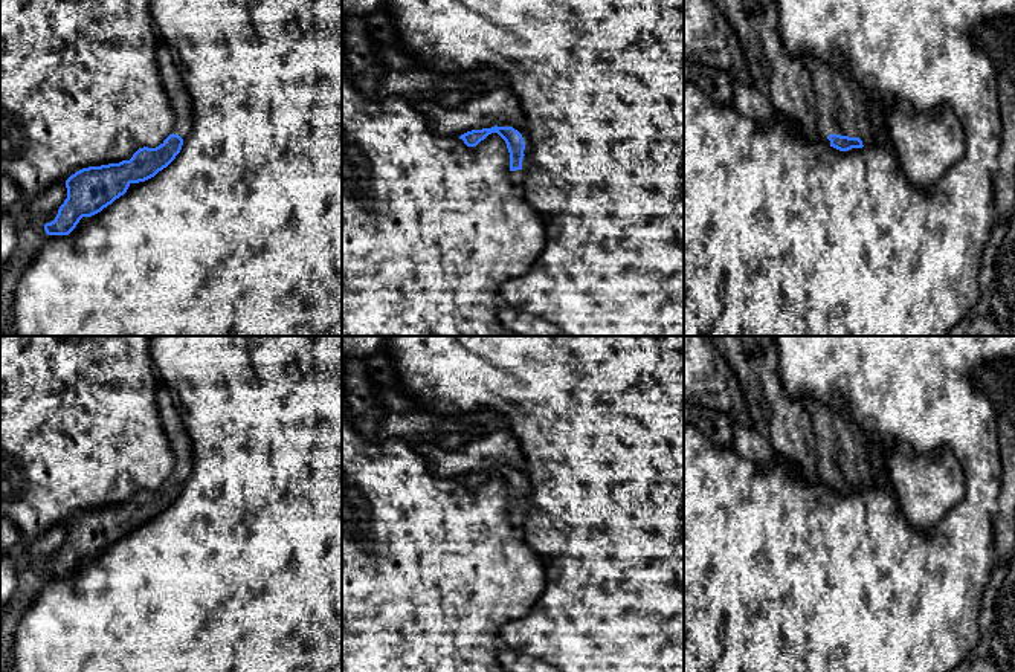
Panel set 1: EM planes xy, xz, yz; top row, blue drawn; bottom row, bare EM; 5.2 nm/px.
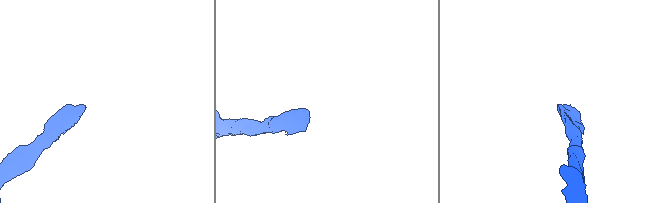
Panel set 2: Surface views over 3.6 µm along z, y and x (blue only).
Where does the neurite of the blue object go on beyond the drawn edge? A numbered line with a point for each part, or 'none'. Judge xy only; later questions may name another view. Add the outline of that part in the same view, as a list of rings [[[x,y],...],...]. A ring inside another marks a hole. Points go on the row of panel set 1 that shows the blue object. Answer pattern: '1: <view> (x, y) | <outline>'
1: xy (180, 101) | [[[160,37],[156,60],[163,89],[176,115],[176,127],[172,133],[179,134],[185,141],[189,136],[194,122],[192,101],[180,73],[177,72],[171,52]]]

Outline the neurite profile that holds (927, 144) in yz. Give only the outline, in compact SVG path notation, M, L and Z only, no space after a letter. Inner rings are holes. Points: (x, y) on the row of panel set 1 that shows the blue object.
M894 101L881 118L899 166L919 188L934 186L965 156L965 134L946 105L917 111L908 102Z

